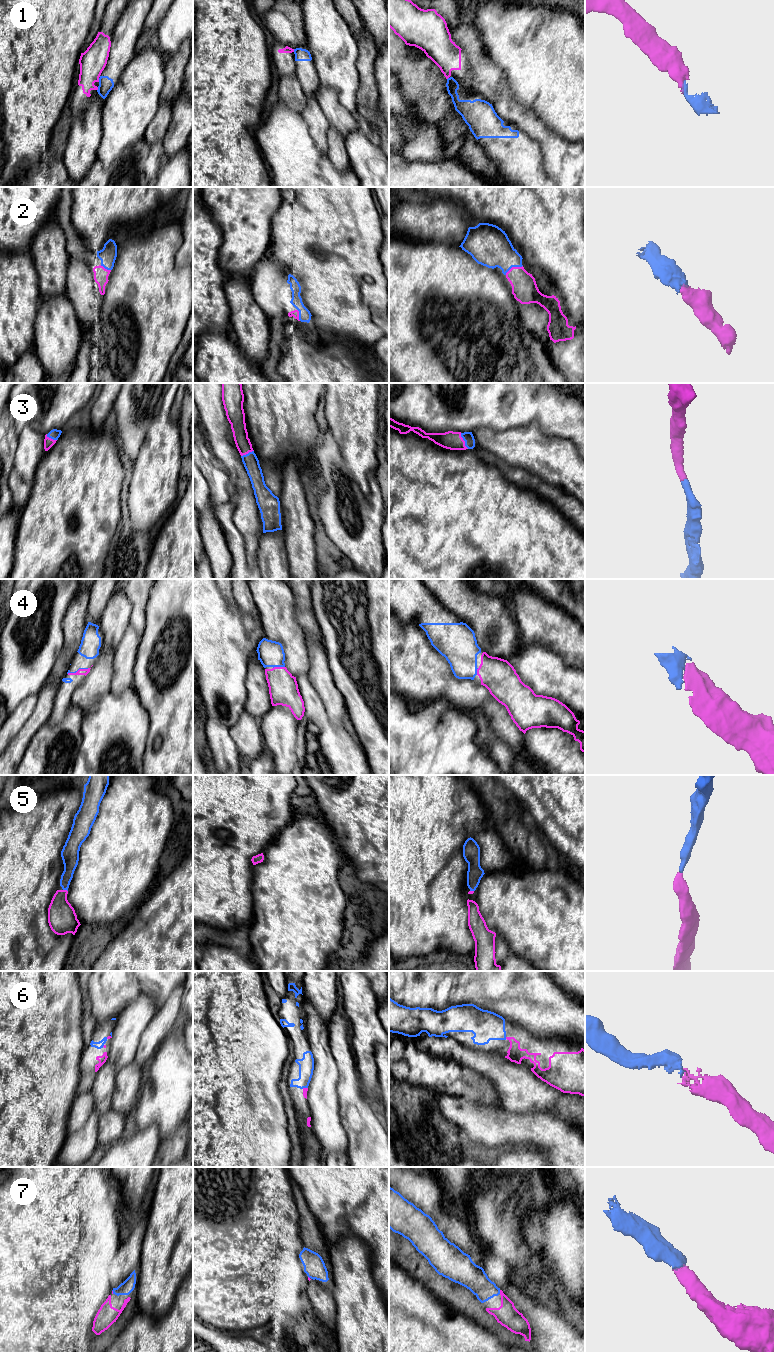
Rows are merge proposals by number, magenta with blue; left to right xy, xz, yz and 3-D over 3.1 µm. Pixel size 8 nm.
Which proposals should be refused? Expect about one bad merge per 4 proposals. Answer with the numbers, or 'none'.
1

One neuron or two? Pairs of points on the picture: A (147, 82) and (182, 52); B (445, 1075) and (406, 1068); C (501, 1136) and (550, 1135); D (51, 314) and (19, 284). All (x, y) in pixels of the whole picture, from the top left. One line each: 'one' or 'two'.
A: two
B: one
C: one
D: two

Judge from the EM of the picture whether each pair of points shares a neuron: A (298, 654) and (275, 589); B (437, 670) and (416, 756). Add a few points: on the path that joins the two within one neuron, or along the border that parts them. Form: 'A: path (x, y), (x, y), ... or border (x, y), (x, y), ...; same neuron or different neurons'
A: path (292, 638), (278, 622), (276, 605); same neuron
B: border (418, 701), (446, 699), (453, 705); different neurons

